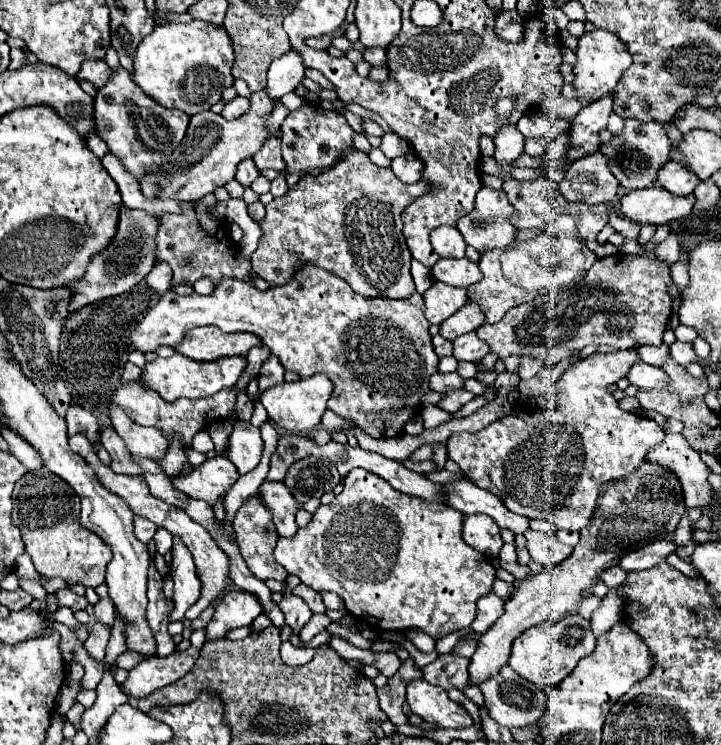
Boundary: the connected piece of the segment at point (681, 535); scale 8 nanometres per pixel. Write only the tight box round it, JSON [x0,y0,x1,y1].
[674,508,692,546]

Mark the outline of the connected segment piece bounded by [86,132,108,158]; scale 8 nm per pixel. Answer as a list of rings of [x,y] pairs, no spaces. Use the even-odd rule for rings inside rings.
[[[88,132],[88,136],[86,136],[86,144],[88,144],[88,148],[90,148],[96,156],[100,156],[100,158],[108,152],[106,142],[104,142],[104,140],[100,140],[98,136],[94,136],[94,132]]]

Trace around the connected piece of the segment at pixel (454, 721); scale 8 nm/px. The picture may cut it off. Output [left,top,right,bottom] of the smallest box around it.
[406,680,474,728]

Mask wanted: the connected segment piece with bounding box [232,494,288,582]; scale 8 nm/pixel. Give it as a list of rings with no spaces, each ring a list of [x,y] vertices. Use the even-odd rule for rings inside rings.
[[[260,494],[250,496],[248,500],[244,500],[244,504],[240,506],[240,510],[234,516],[234,530],[236,530],[236,540],[240,546],[240,554],[246,560],[248,568],[252,570],[252,574],[260,580],[280,580],[284,582],[288,572],[284,572],[284,568],[280,568],[280,564],[276,564],[276,558],[272,556],[274,548],[276,548],[276,526],[272,524],[272,512],[268,512],[268,508],[264,508],[264,502],[260,500]]]

